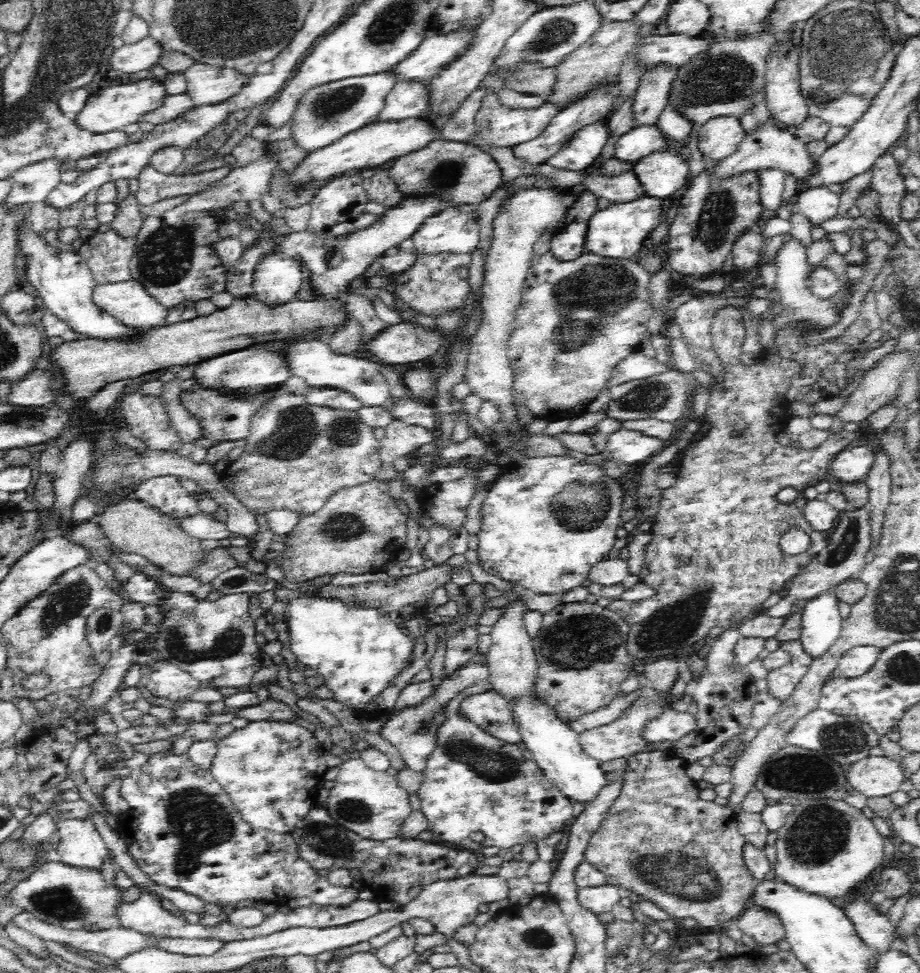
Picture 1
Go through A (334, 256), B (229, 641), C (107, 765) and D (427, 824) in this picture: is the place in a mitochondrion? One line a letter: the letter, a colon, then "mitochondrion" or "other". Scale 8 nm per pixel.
A: mitochondrion
B: mitochondrion
C: other
D: other

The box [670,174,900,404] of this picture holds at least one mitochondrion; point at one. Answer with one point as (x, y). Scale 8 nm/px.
(717, 210)

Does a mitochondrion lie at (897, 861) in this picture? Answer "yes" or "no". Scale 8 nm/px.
no

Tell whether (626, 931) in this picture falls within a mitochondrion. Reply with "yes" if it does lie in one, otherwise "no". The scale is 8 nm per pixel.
yes

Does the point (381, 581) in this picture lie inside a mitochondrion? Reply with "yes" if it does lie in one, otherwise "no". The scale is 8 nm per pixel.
no

